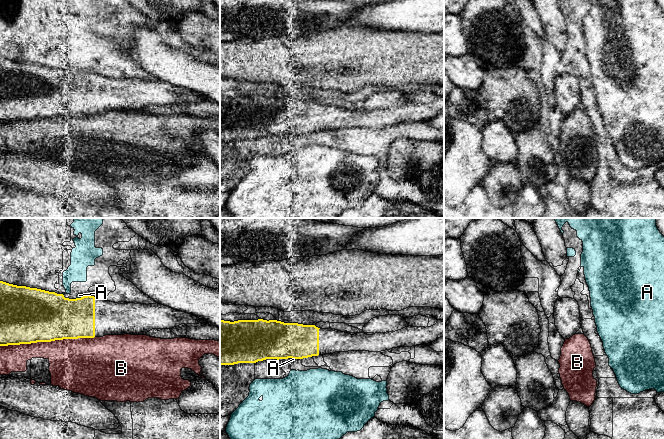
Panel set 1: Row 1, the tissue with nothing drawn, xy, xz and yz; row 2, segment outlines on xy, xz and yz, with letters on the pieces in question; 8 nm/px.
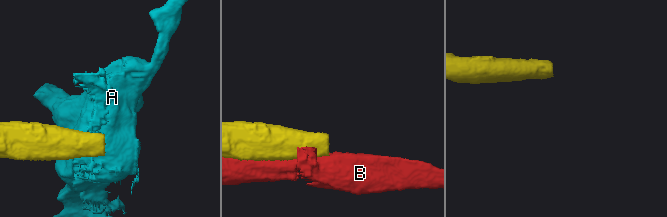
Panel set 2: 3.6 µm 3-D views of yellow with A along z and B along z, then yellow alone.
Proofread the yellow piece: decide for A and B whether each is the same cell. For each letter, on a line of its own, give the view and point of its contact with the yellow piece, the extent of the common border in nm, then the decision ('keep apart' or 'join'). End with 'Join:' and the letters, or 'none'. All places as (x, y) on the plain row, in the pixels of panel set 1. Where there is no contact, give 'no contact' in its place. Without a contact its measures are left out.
A: contact xy (83, 72); length 90 nm; keep apart
B: contact xy (47, 117); length 750 nm; keep apart
Join: none

